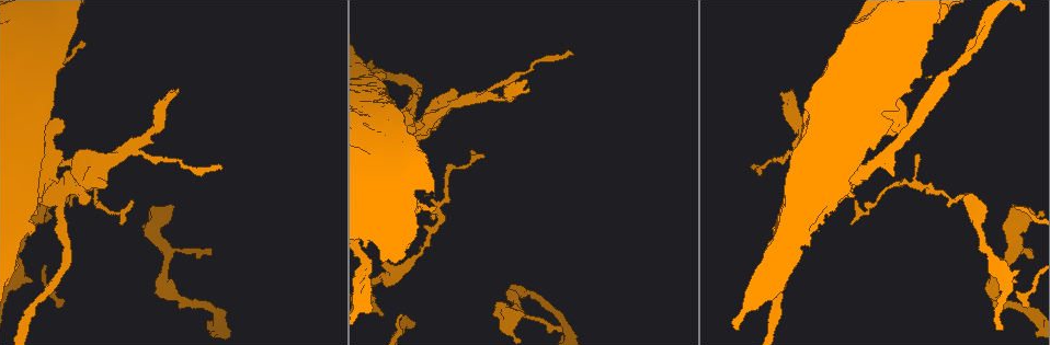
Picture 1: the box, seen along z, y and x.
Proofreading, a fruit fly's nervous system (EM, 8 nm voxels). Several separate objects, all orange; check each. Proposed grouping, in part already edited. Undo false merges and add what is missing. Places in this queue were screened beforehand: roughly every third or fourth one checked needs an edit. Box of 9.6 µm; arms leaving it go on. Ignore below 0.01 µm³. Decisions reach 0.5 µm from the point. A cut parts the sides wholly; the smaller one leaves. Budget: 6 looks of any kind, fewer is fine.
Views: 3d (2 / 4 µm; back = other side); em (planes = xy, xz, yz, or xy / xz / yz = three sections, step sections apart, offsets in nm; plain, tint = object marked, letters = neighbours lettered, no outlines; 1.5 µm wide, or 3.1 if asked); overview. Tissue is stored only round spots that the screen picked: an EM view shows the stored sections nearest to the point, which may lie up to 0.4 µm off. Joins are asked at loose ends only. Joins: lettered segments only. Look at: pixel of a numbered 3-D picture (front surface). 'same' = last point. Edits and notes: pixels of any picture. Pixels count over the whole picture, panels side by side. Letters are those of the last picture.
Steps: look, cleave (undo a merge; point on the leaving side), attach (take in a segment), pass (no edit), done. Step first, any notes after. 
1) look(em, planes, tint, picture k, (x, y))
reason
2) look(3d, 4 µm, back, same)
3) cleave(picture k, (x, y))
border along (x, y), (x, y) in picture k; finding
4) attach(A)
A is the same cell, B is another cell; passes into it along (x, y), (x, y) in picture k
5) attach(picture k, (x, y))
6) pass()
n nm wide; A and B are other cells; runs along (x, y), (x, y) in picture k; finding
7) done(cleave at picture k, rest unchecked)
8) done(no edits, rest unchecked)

look(3d, 4 µm, back, picture 1, (176, 93))
an open end

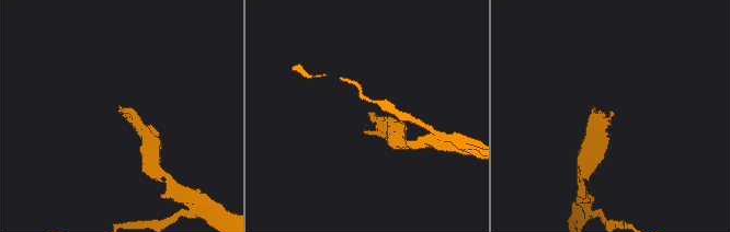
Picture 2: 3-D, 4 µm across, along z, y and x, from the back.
look(em, xy, step 8, tint, picture 2, (365, 131))
now the EM

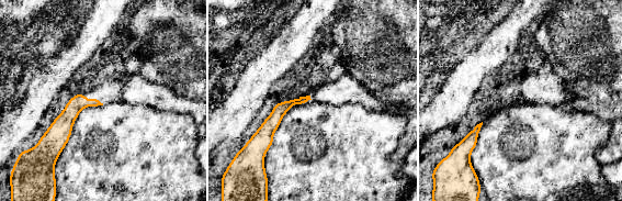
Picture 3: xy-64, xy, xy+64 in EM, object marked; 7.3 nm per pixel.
look(em, xy, step 8, letters, same)

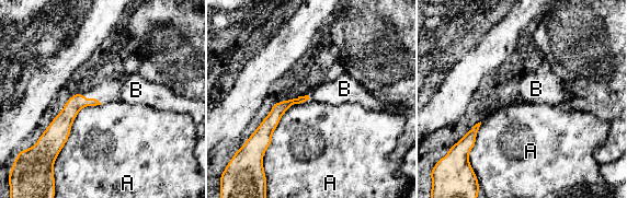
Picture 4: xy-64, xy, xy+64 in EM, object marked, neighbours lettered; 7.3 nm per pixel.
pass()
A touches over 550 nm; A and B are other cells; border along (102, 104), (79, 111), (54, 161) in picture 4; none of them fits

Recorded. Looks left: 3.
look(em, xz, step 8, letters, picture 1, (753, 169))
an open end

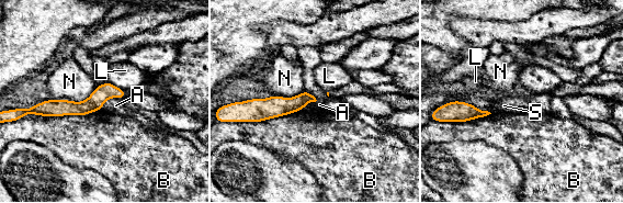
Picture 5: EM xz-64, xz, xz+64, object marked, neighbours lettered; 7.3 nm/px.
look(em, planes, letters, same)
another direction

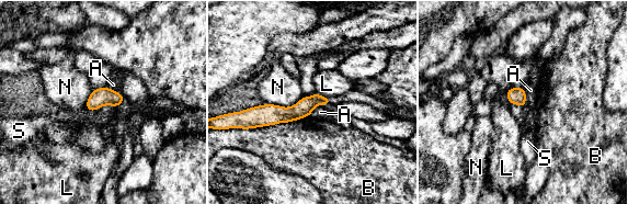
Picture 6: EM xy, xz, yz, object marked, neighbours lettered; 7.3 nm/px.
pass()
B touches over 500 nm; A, B, L, N and S are other cells; border along (316, 91), (327, 98) in picture 6; none of them fits

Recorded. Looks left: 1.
done(no edits, rest unchecked)

